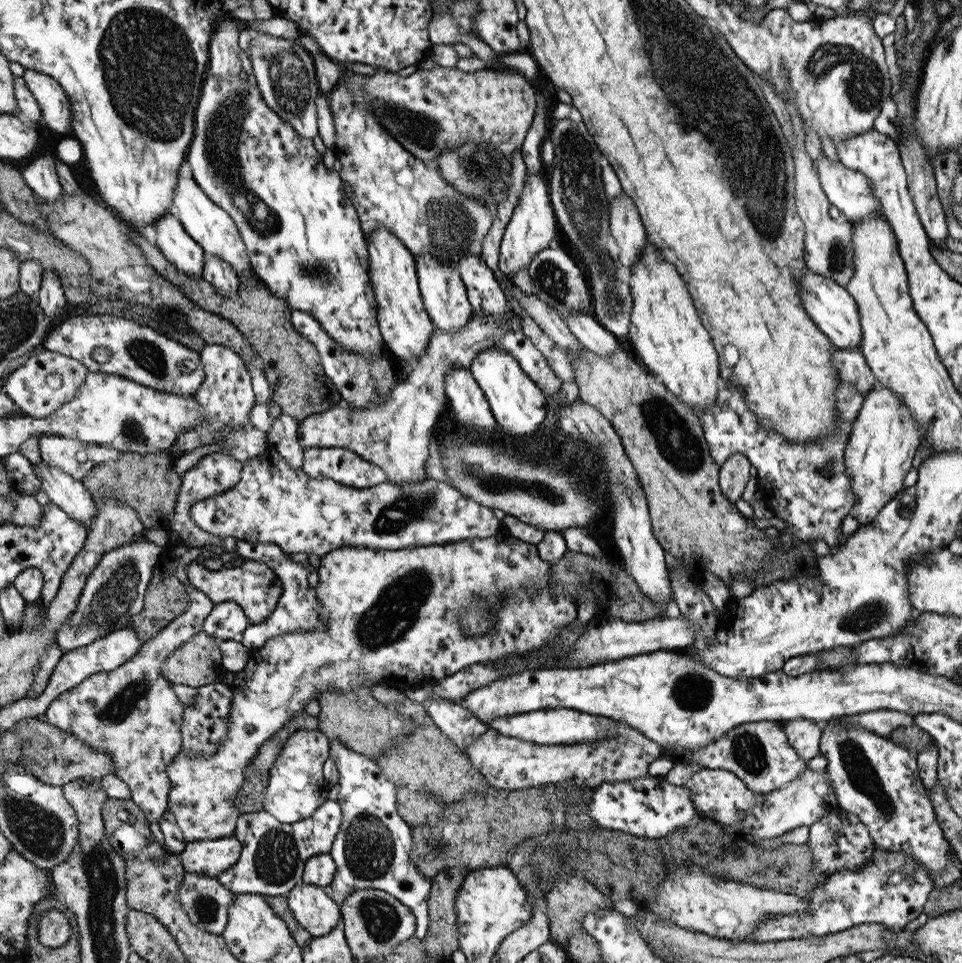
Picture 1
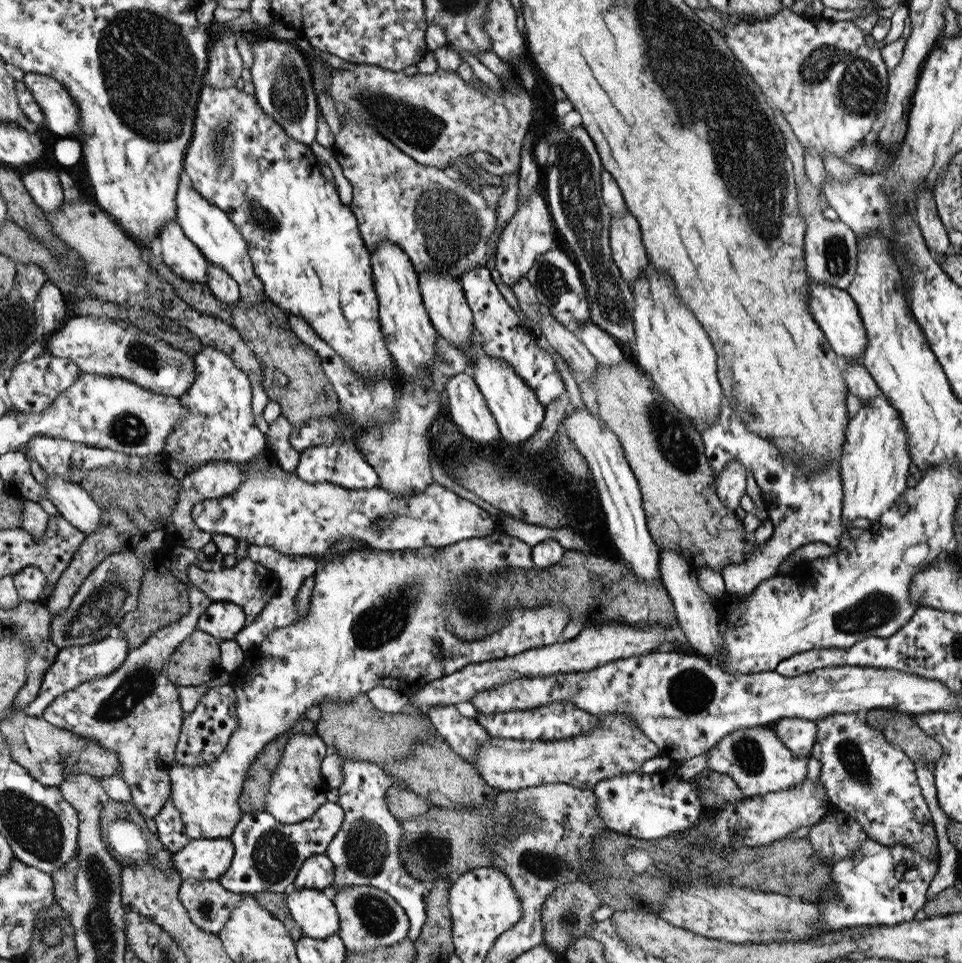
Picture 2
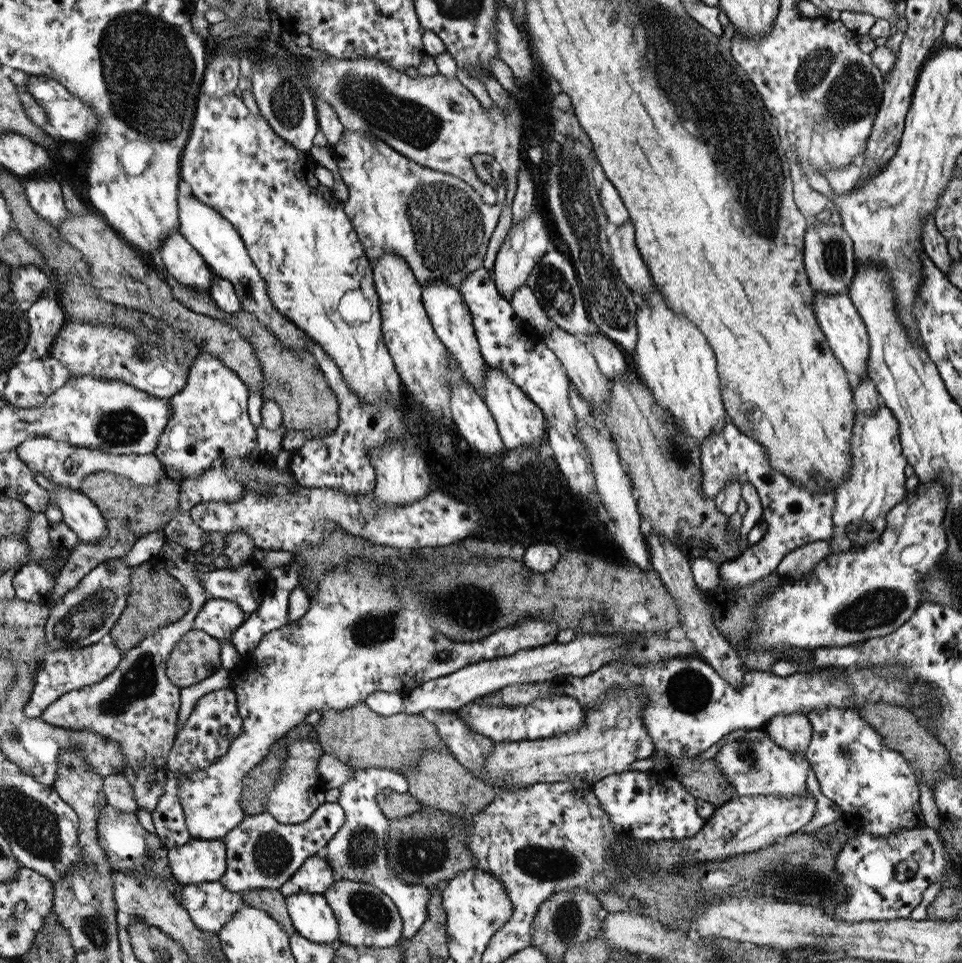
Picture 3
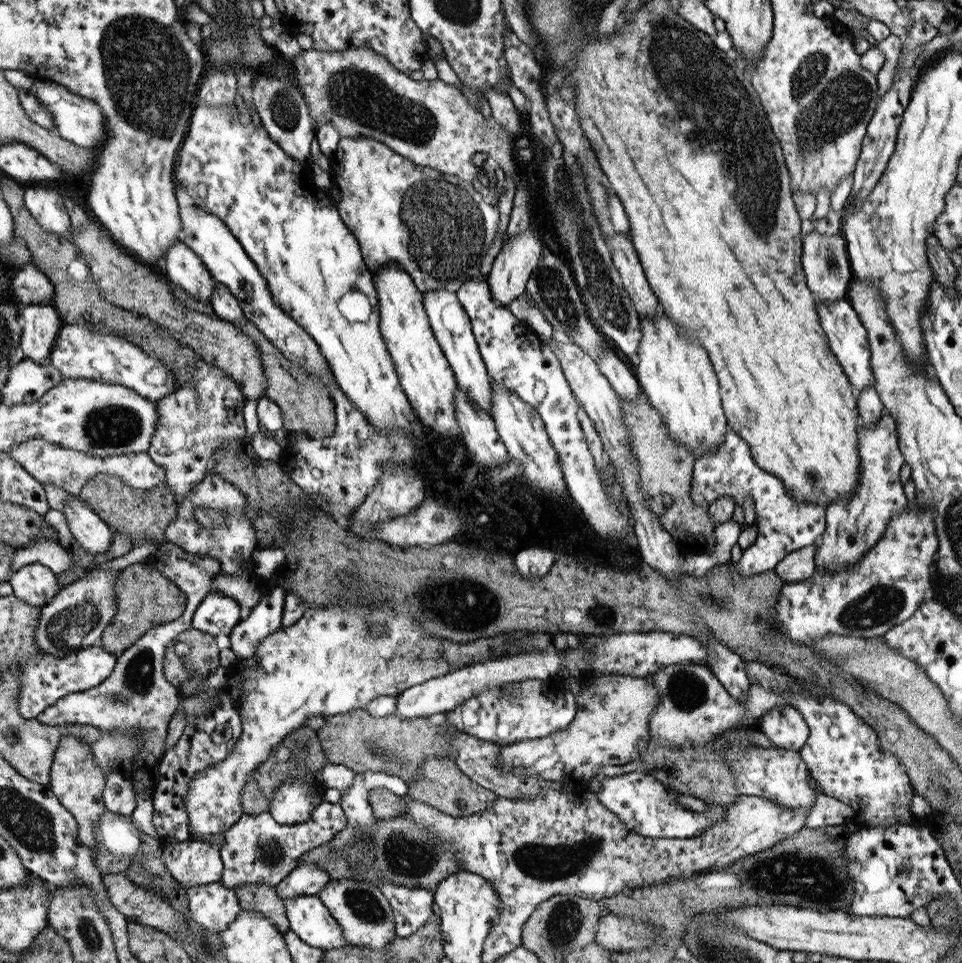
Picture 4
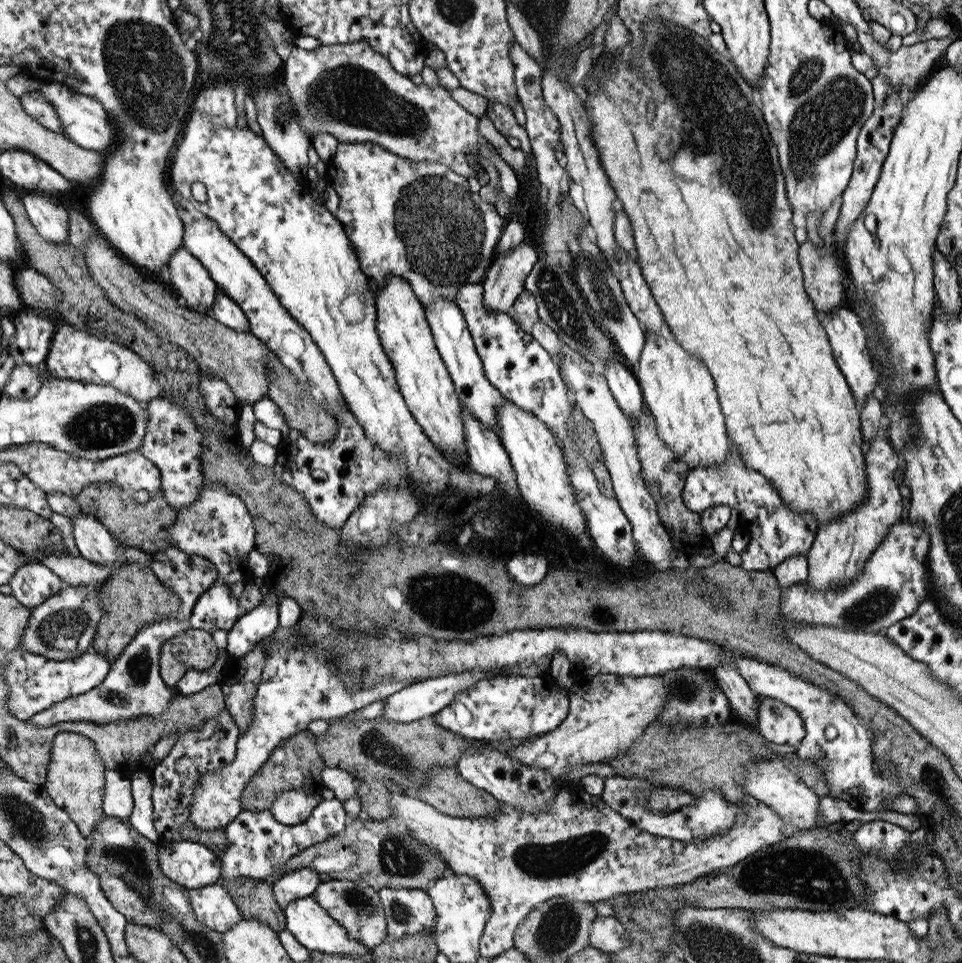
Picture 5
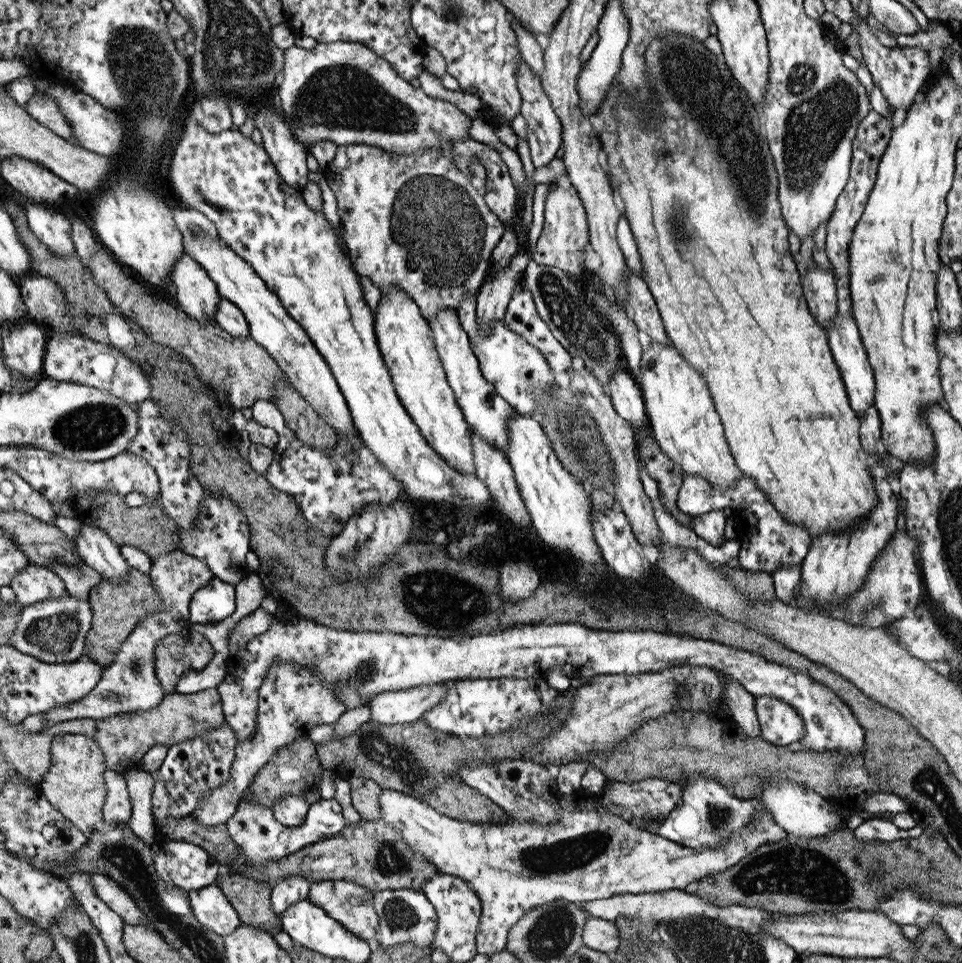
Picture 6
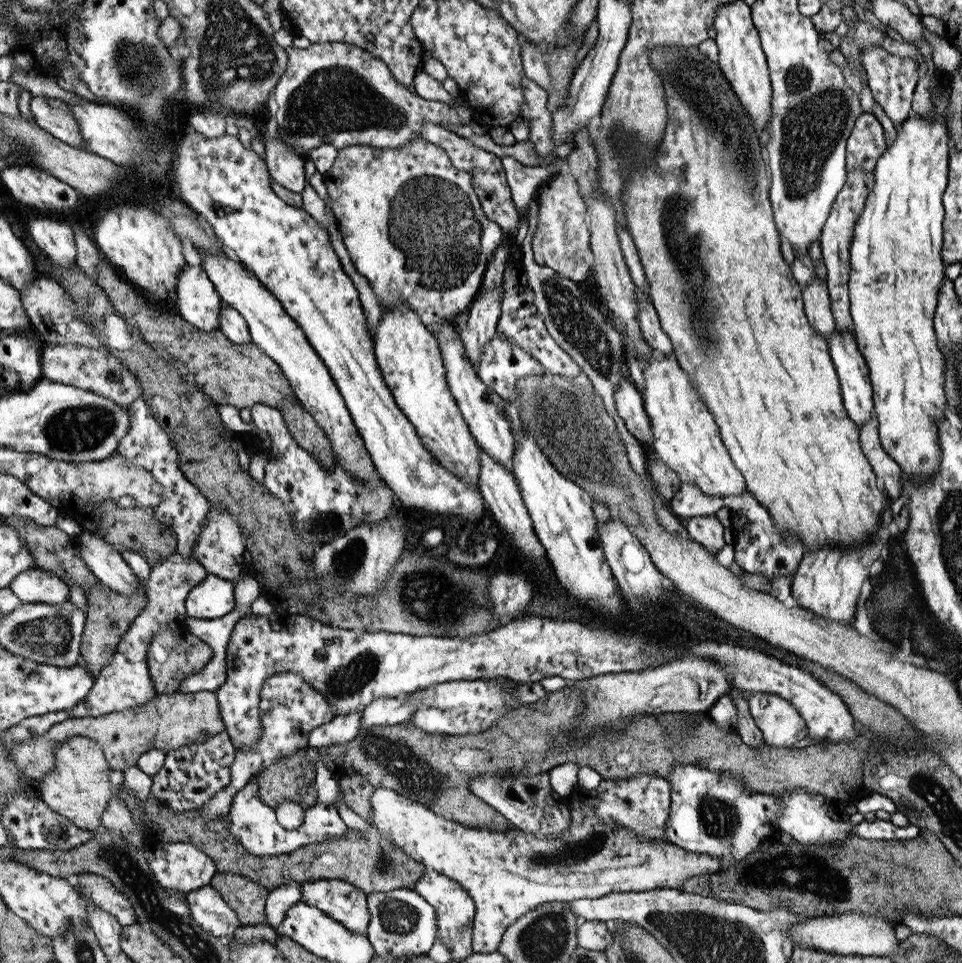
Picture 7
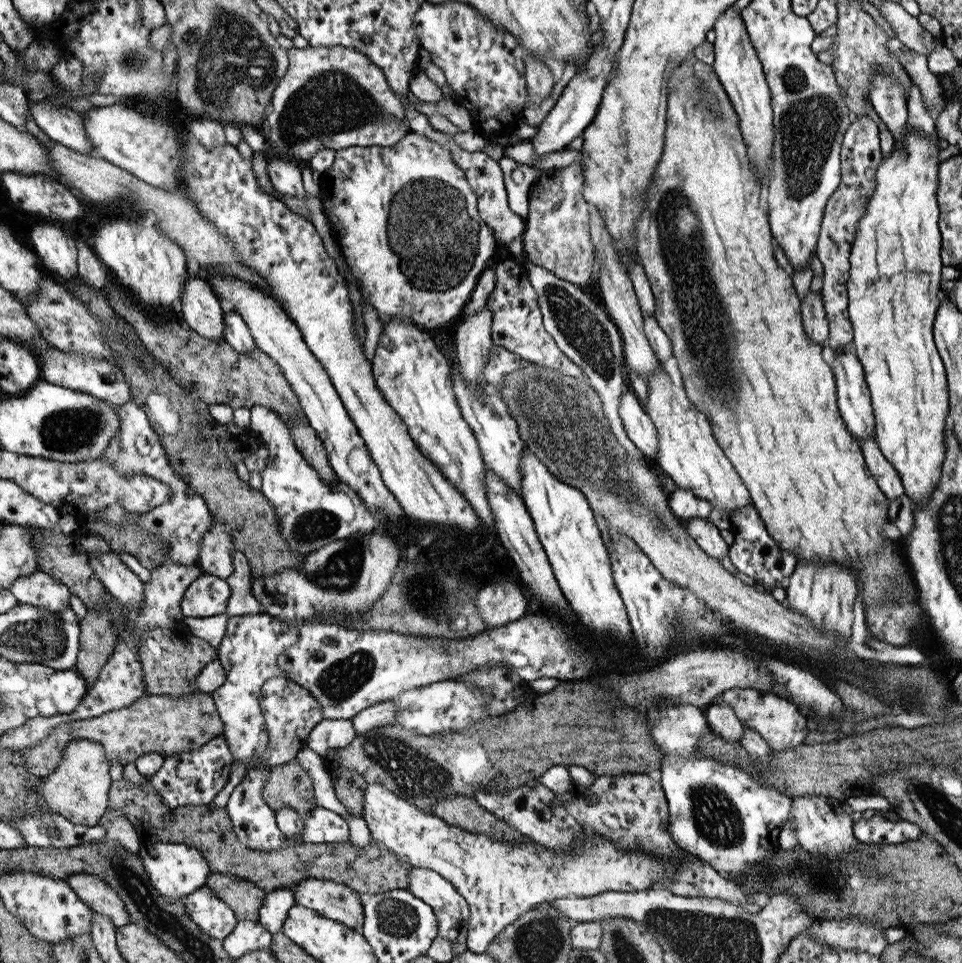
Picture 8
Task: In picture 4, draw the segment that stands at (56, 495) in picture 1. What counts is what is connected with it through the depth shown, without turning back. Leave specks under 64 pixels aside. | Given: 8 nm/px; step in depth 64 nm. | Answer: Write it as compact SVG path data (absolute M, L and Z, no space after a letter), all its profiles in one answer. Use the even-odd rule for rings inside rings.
M78 495L64 504L63 513L72 536L82 549L94 555L110 549L113 544L111 527L84 500L80 500Z

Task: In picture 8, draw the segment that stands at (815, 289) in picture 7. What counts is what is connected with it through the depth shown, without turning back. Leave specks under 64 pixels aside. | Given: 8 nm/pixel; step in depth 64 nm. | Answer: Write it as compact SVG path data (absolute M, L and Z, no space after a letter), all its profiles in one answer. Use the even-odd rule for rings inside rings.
M810 289L804 301L801 302L801 313L808 339L812 339L816 343L824 342L830 334L830 323L826 319L822 293Z

